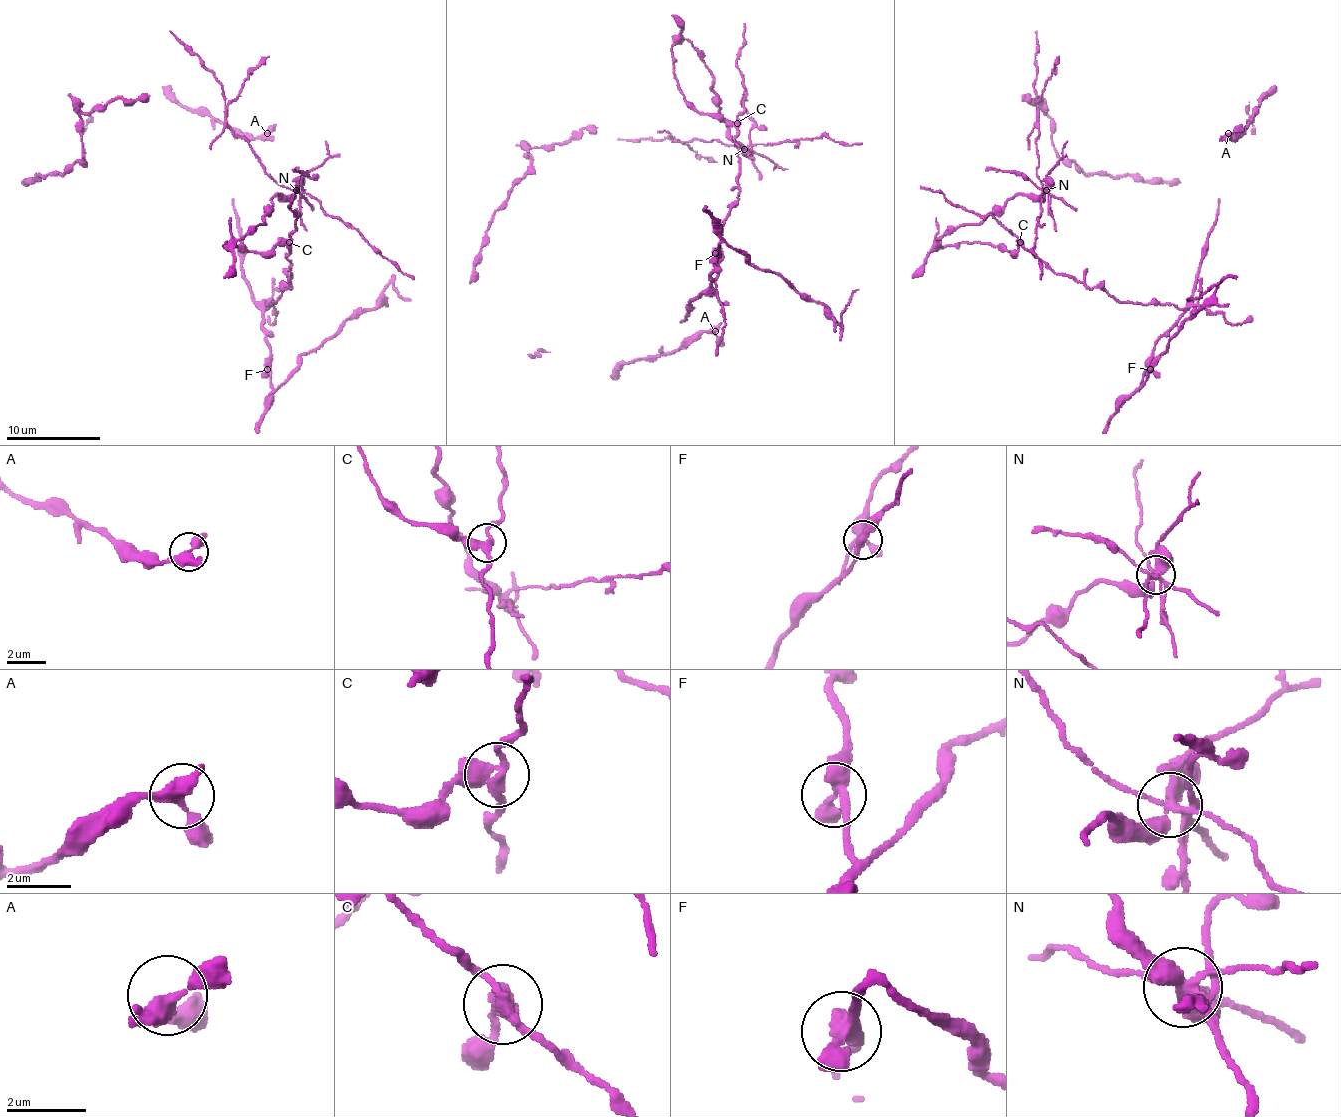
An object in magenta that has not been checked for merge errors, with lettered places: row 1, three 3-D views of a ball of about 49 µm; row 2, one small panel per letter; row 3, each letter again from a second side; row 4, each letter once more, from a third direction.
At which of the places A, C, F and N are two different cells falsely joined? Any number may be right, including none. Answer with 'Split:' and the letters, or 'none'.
Split: C, N

